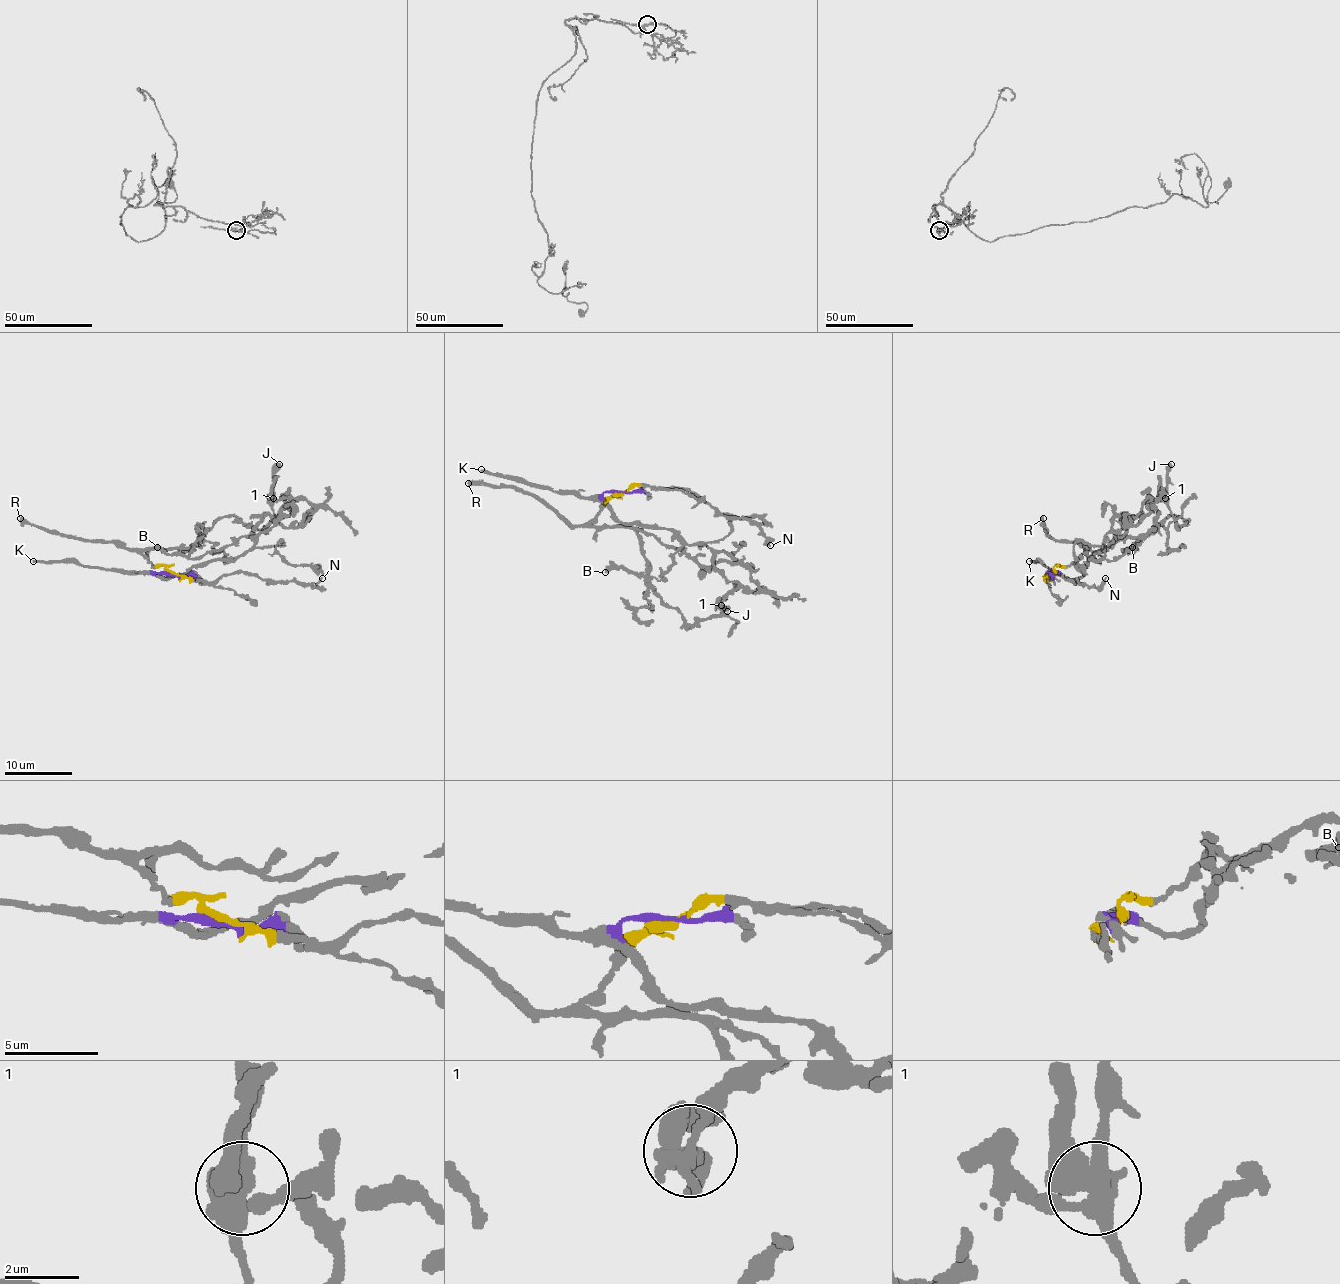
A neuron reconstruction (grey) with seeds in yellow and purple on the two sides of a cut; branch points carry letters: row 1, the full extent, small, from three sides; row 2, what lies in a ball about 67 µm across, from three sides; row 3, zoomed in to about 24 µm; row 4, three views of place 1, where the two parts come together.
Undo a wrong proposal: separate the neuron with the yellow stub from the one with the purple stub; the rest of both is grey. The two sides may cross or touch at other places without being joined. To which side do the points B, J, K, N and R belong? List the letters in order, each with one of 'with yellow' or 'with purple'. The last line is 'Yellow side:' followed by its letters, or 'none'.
B: with purple
J: with purple
K: with purple
N: with yellow
R: with yellow
Yellow side: N, R

